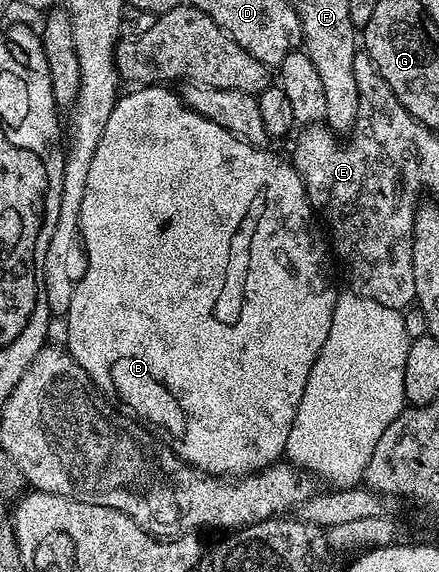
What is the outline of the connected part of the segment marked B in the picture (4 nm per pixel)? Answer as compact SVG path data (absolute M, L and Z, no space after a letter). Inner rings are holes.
M140 86L135 90L128 90L132 92L125 91L117 99L114 110L110 114L110 122L106 122L106 130L102 130L102 138L98 138L98 150L94 150L94 162L90 162L90 174L86 177L86 198L82 198L80 240L86 263L83 265L82 275L79 277L74 294L70 298L70 310L67 315L69 340L66 351L75 358L78 366L82 366L82 370L86 370L88 377L100 387L105 396L111 398L117 405L123 406L133 417L139 418L145 425L151 426L161 433L164 431L163 435L170 441L170 447L190 466L208 472L212 476L243 478L261 472L263 468L269 468L271 464L277 463L284 456L286 438L290 438L290 426L294 426L294 418L298 414L298 402L302 402L302 394L306 390L306 378L310 378L310 370L322 350L322 346L326 346L326 334L330 334L330 322L334 318L338 288L332 285L332 276L328 273L330 256L328 252L324 253L323 246L316 241L316 232L312 229L314 211L307 198L303 180L293 165L287 159L279 160L274 153L268 152L267 147L256 148L253 144L247 144L245 140L239 140L234 134L230 134L230 130L218 126L218 122L210 122L210 118L202 118L202 114L198 114L194 109L188 107L177 93L175 96L168 88L171 87Z

